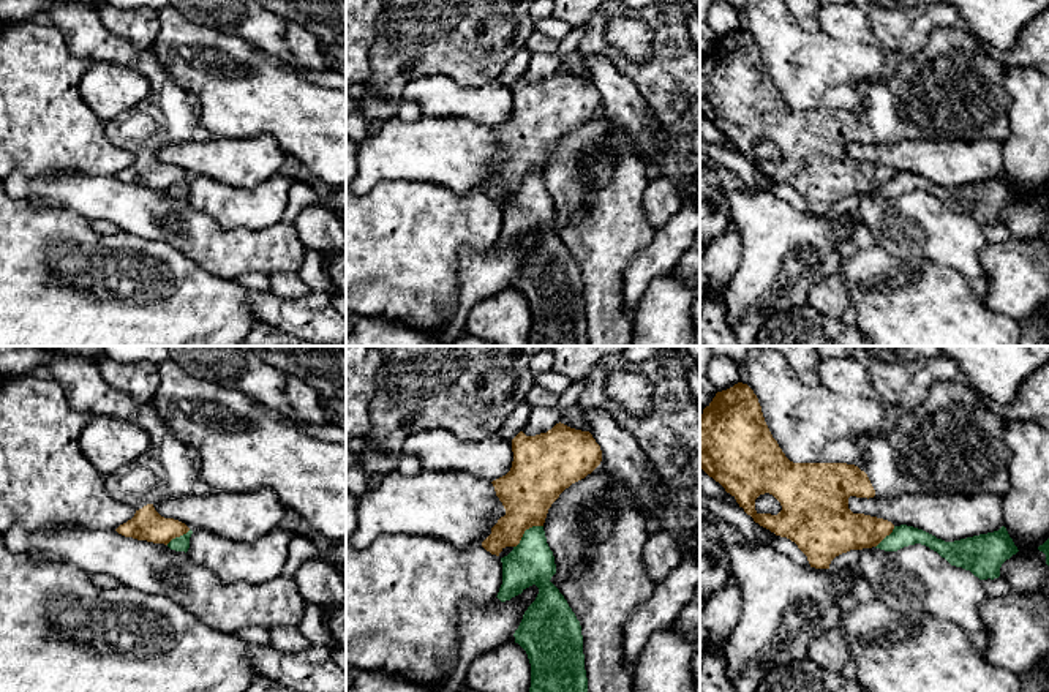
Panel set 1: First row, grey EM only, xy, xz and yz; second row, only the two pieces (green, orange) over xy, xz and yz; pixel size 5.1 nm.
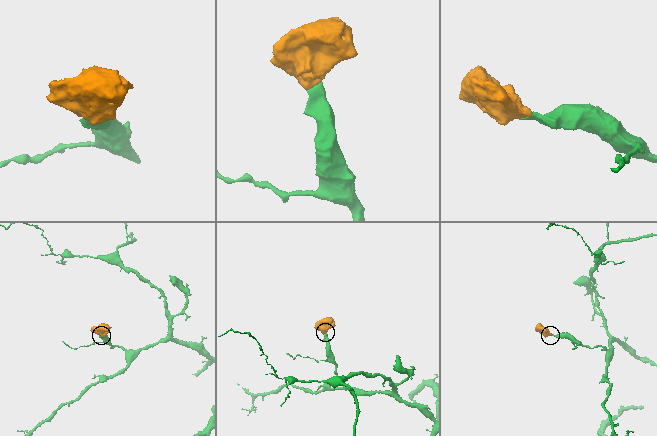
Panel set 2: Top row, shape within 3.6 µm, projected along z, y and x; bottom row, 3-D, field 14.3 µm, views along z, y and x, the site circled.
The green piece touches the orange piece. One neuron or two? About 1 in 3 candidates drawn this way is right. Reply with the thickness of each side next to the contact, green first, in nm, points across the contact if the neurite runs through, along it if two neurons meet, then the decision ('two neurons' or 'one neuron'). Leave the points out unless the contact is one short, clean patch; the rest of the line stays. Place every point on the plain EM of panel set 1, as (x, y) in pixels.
220 nm thick on the green side, 280 nm on the other; border along xz (542, 171), (528, 174), (514, 193); two neurons

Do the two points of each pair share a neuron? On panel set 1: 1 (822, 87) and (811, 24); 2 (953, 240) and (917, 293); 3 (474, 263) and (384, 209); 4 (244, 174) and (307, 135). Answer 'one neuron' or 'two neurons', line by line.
1: two neurons
2: two neurons
3: two neurons
4: two neurons

